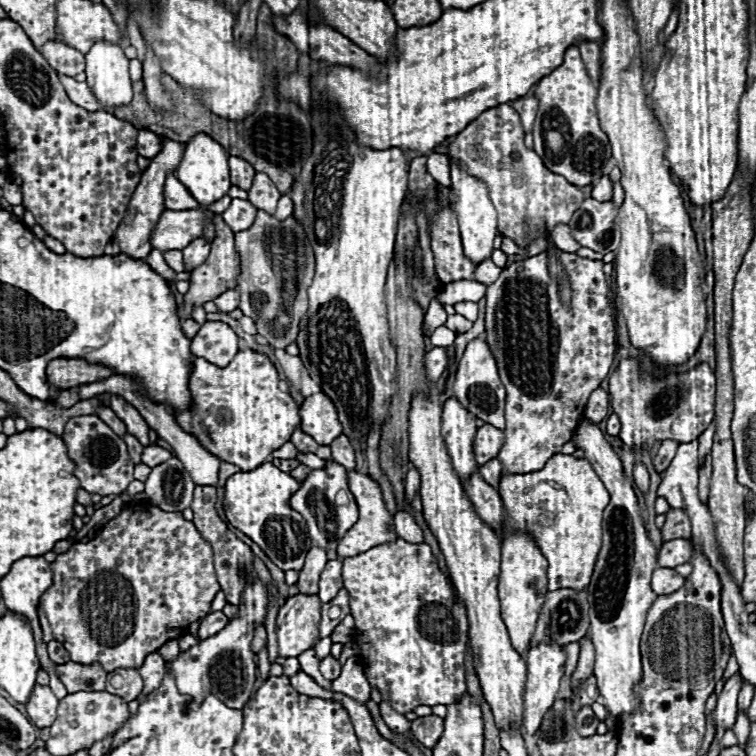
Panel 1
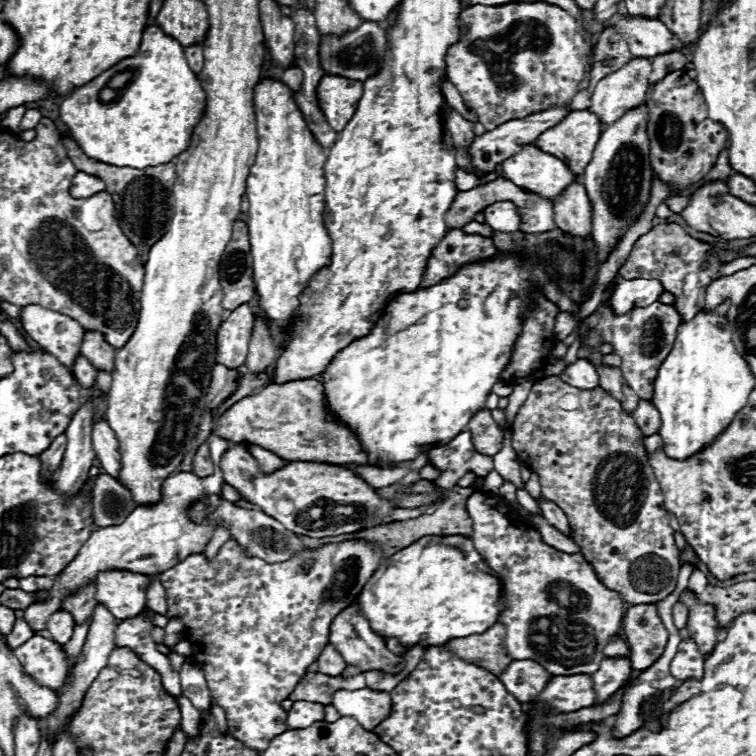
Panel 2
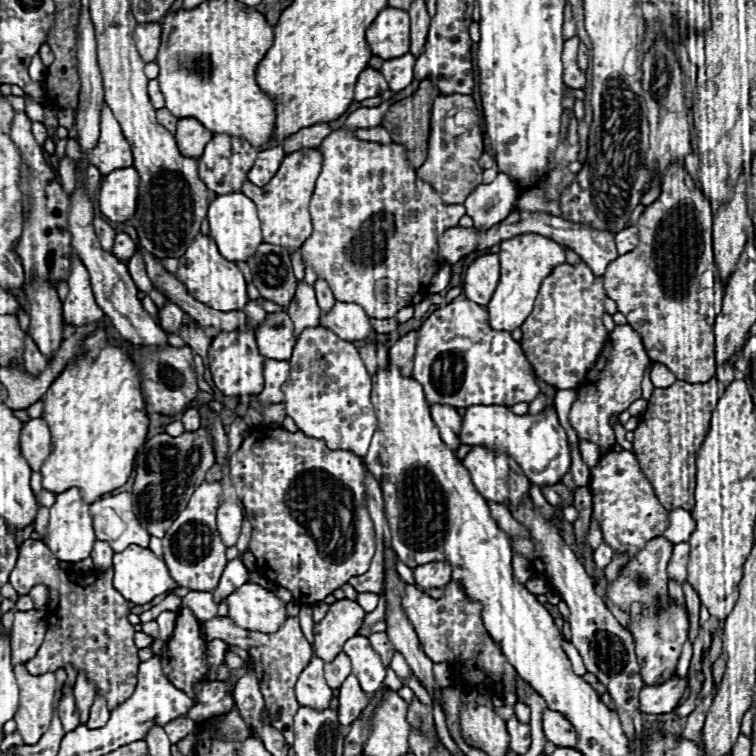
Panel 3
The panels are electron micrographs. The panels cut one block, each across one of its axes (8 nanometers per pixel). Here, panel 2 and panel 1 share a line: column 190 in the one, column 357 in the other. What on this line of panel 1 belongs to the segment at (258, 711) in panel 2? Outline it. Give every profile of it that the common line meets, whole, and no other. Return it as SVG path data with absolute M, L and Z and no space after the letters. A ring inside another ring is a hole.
M398 538L396 542L390 544L380 544L374 546L358 556L346 558L344 560L344 586L350 592L350 612L354 616L356 628L354 628L354 642L358 644L358 658L362 662L362 666L368 672L368 682L372 684L372 688L376 688L382 694L382 700L388 700L392 704L392 708L398 714L408 714L414 712L416 706L436 706L436 704L456 704L458 700L462 700L462 696L466 694L466 668L464 668L464 650L468 644L468 616L466 616L466 608L462 602L458 602L458 610L454 608L454 598L452 598L452 586L448 584L448 578L440 572L436 558L432 556L432 550L428 544L410 544L402 538Z

